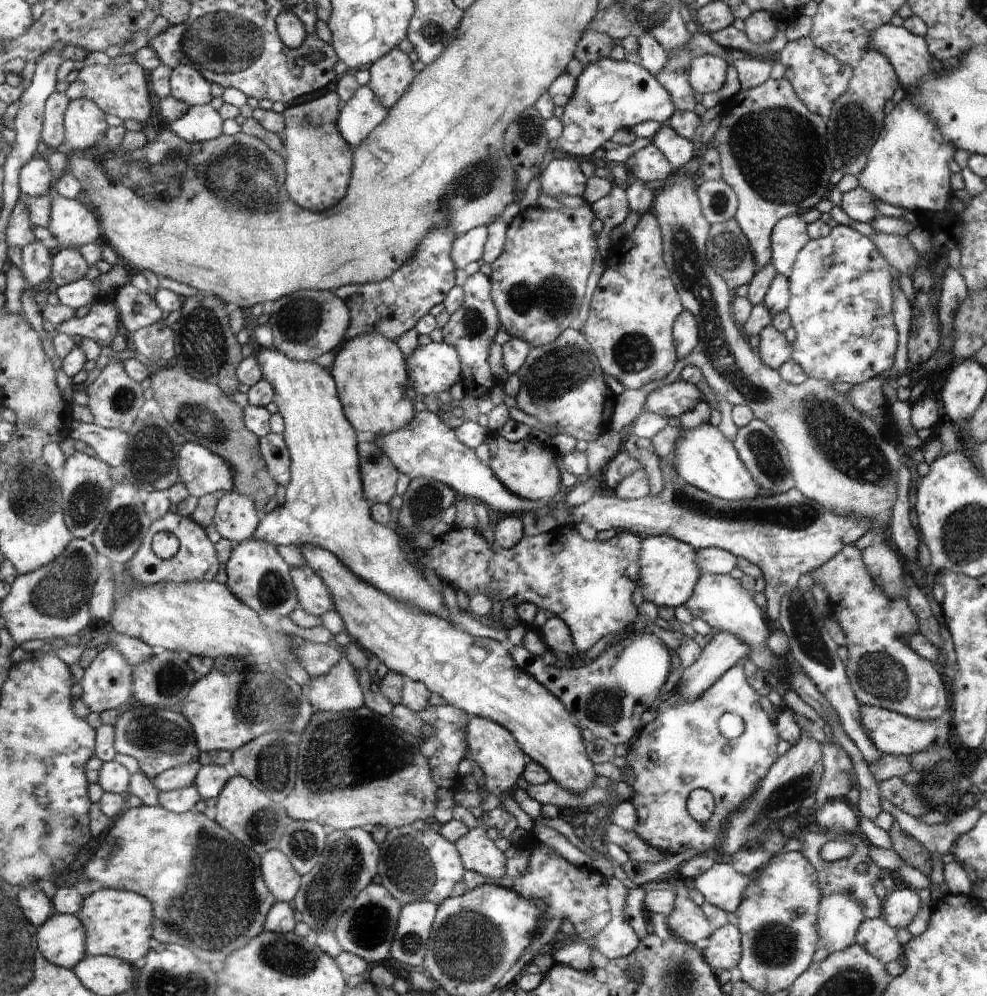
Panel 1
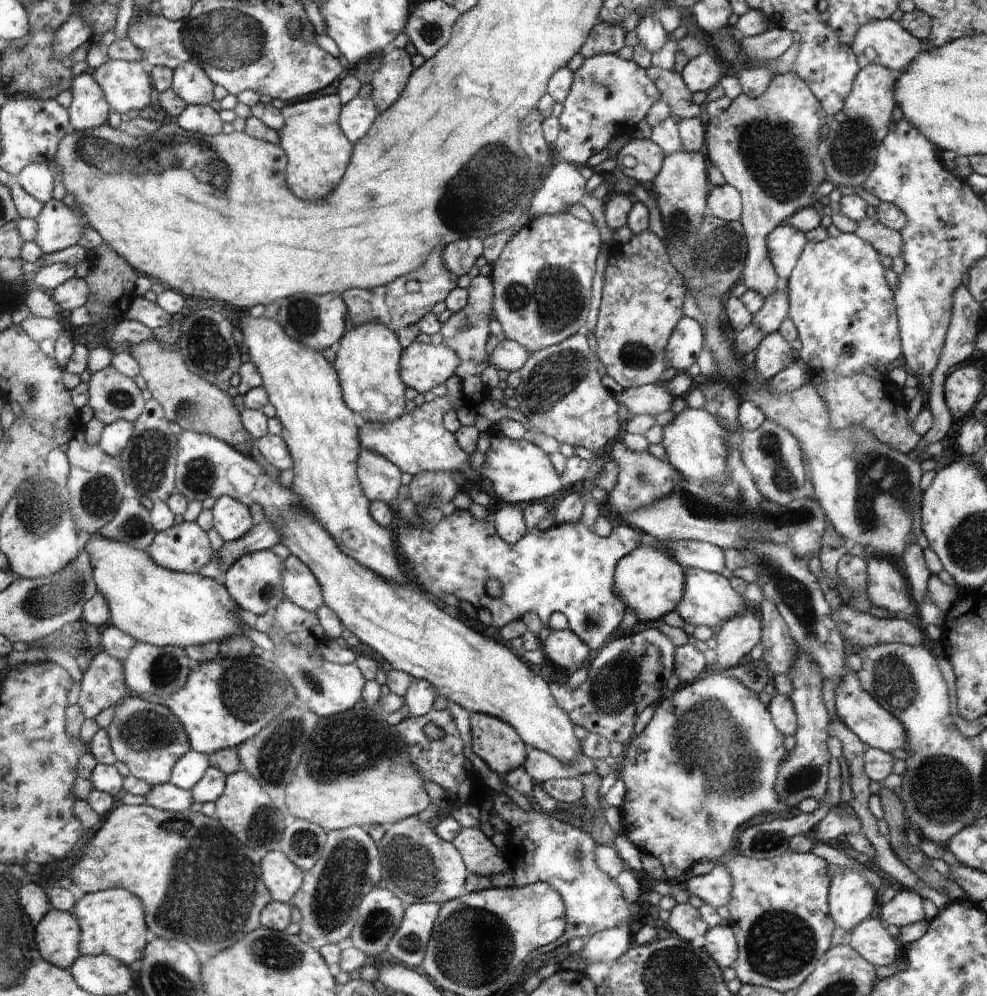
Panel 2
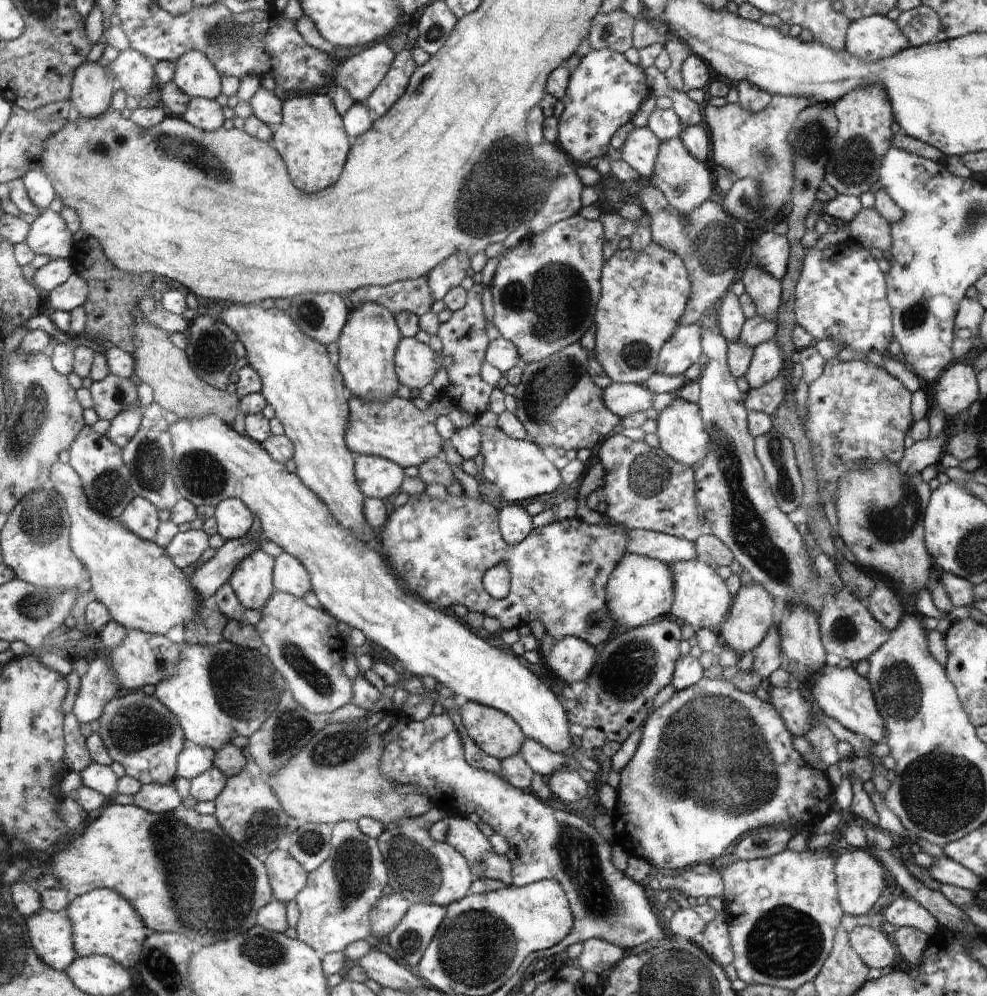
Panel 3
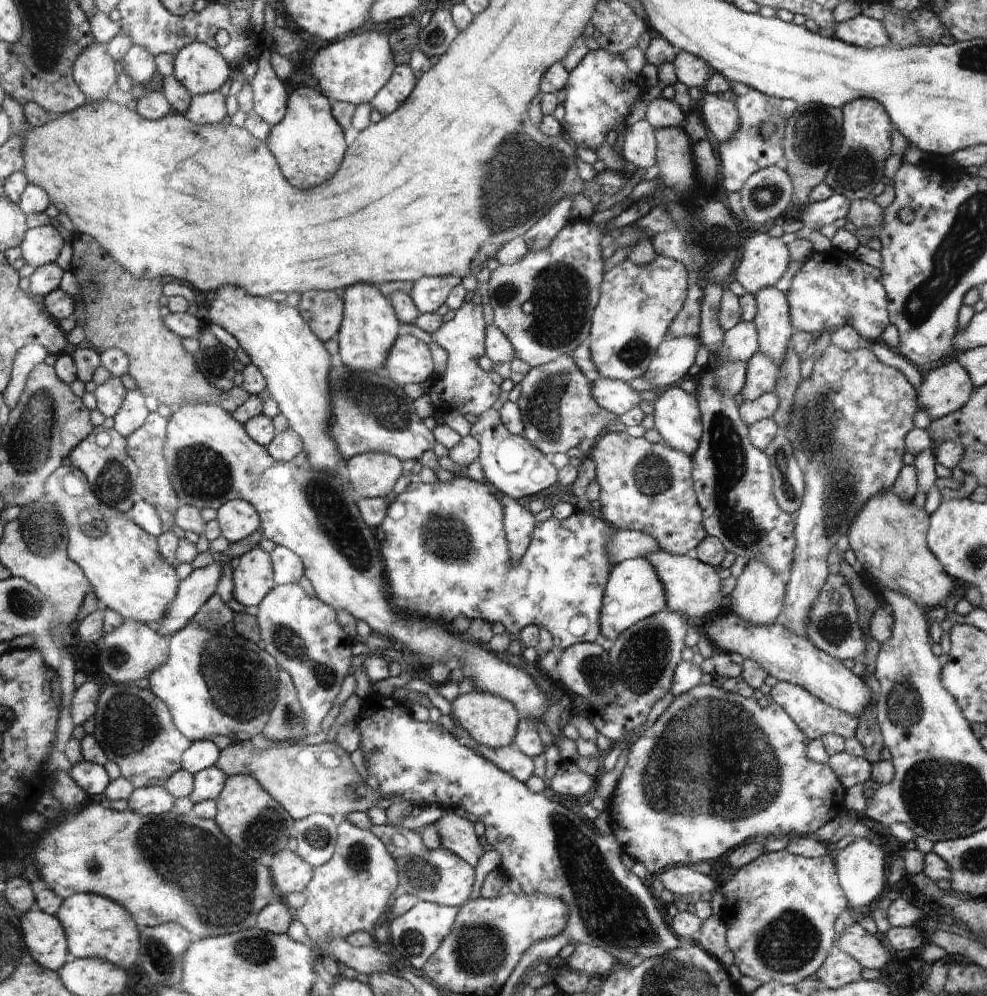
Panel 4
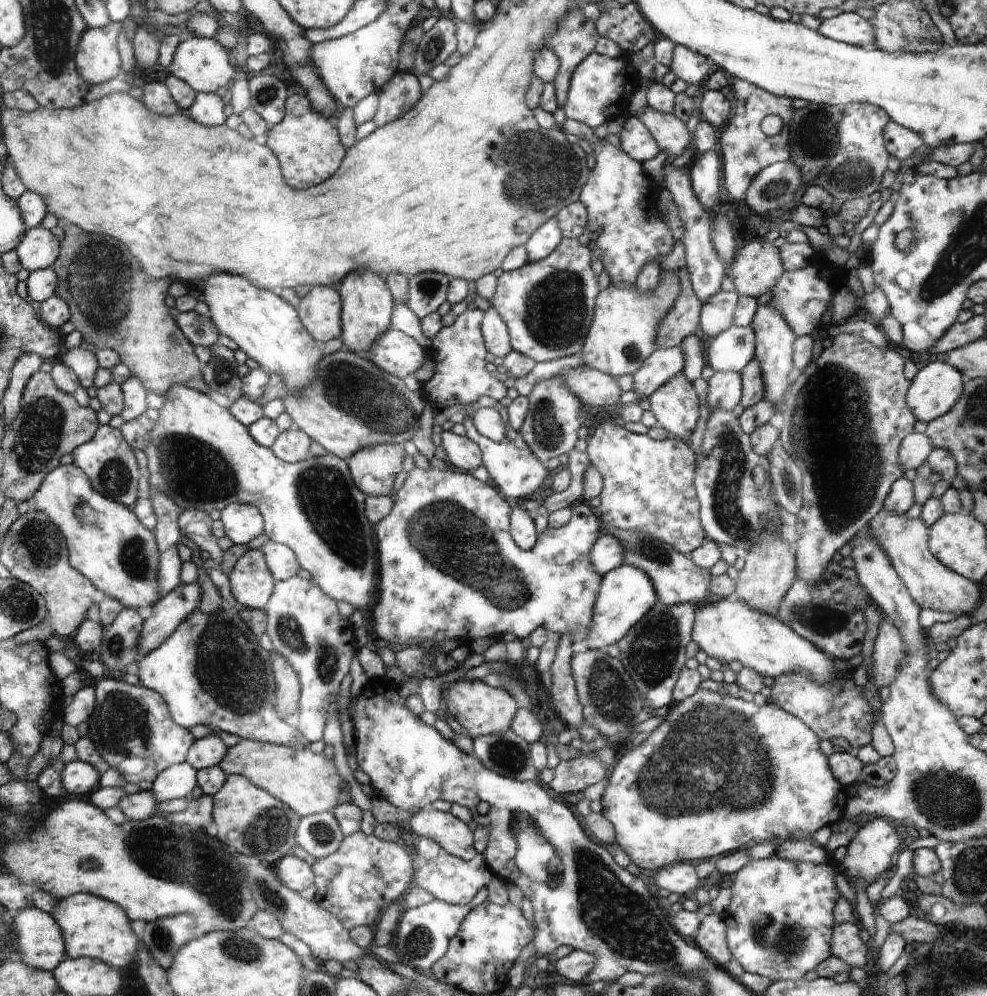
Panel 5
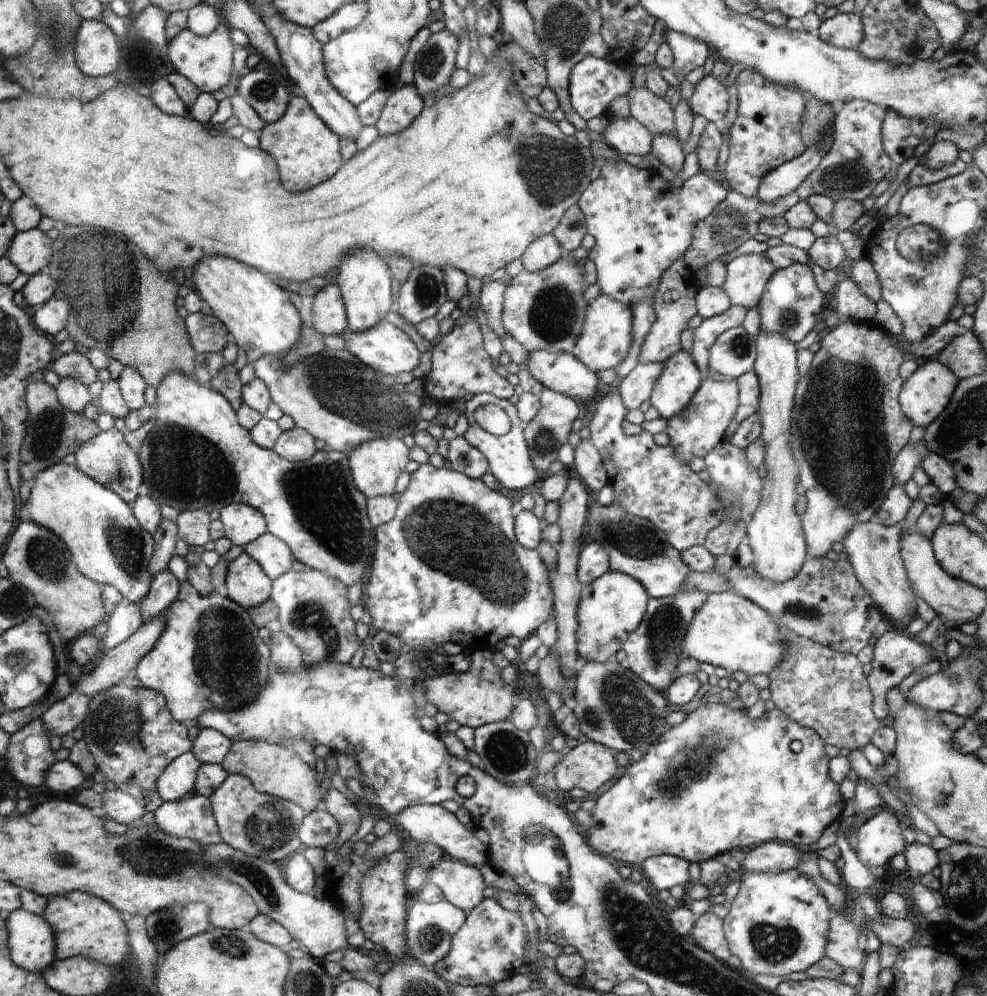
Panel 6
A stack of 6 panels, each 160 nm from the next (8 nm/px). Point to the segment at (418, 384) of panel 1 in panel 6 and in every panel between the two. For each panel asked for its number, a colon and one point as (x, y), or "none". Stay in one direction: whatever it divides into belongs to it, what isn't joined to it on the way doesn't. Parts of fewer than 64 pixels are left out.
2: (424, 366)
3: (416, 363)
4: (409, 361)
5: (398, 354)
6: (387, 349)

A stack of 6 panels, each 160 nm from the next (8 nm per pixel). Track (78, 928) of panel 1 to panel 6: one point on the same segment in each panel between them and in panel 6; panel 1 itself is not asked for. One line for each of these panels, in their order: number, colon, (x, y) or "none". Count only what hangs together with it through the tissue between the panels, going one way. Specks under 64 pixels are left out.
2: (60, 935)
3: (53, 933)
4: (47, 936)
5: (44, 946)
6: (33, 942)

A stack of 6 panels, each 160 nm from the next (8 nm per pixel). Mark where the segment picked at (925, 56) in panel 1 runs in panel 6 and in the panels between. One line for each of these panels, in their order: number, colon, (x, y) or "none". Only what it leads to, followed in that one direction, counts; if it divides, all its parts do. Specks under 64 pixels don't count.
2: (884, 42)
3: (875, 37)
4: (863, 31)
5: (850, 28)
6: (846, 30)

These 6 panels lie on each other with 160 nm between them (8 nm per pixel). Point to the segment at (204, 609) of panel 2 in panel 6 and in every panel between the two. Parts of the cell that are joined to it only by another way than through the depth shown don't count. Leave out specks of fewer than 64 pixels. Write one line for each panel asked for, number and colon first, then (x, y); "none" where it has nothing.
3: (141, 584)
4: (128, 571)
5: (109, 543)
6: (110, 546)

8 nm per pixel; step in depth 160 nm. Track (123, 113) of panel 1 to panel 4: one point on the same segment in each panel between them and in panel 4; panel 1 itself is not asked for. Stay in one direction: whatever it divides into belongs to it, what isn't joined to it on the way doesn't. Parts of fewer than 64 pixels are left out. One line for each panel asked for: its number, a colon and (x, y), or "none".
2: (127, 85)
3: (136, 74)
4: (140, 63)

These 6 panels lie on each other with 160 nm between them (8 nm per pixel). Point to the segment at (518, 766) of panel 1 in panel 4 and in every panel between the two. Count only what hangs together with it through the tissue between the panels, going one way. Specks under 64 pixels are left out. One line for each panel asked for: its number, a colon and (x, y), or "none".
2: (495, 741)
3: (499, 735)
4: (492, 721)

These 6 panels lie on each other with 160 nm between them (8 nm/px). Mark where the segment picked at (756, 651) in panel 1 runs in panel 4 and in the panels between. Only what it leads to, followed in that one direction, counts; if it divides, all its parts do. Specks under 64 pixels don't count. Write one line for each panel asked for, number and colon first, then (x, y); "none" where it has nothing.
2: (709, 599)
3: (701, 599)
4: (693, 588)

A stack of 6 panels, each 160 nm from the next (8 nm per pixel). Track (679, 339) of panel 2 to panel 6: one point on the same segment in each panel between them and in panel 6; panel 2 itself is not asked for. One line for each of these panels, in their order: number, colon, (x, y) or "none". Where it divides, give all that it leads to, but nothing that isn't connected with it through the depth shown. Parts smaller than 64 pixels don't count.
3: (683, 350)
4: (675, 359)
5: (661, 367)
6: (637, 387)

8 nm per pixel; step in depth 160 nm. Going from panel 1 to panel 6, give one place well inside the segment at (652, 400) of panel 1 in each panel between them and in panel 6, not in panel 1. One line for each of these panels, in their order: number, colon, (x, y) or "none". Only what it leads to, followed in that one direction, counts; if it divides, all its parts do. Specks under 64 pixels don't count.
2: (652, 399)
3: (624, 399)
4: (615, 395)
5: (593, 387)
6: (562, 372)

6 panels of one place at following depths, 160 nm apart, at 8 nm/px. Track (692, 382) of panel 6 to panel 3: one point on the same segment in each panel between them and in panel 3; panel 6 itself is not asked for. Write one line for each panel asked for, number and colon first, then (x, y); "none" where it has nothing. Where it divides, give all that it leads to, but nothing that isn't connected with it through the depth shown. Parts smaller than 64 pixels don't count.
3: (682, 433)
4: (678, 418)
5: (675, 405)

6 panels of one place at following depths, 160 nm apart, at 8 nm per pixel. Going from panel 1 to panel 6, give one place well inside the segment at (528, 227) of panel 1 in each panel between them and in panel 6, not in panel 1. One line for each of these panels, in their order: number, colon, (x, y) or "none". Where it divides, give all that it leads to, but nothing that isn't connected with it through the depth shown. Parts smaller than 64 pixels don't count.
2: (543, 277)
3: (545, 291)
4: (542, 304)
5: (548, 305)
6: (545, 310)

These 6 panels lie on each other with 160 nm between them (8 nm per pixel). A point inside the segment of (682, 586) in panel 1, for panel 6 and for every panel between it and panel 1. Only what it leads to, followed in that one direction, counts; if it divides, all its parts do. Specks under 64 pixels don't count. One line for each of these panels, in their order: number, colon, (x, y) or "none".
2: (649, 580)
3: (641, 589)
4: (634, 591)
5: (626, 594)
6: (610, 609)

